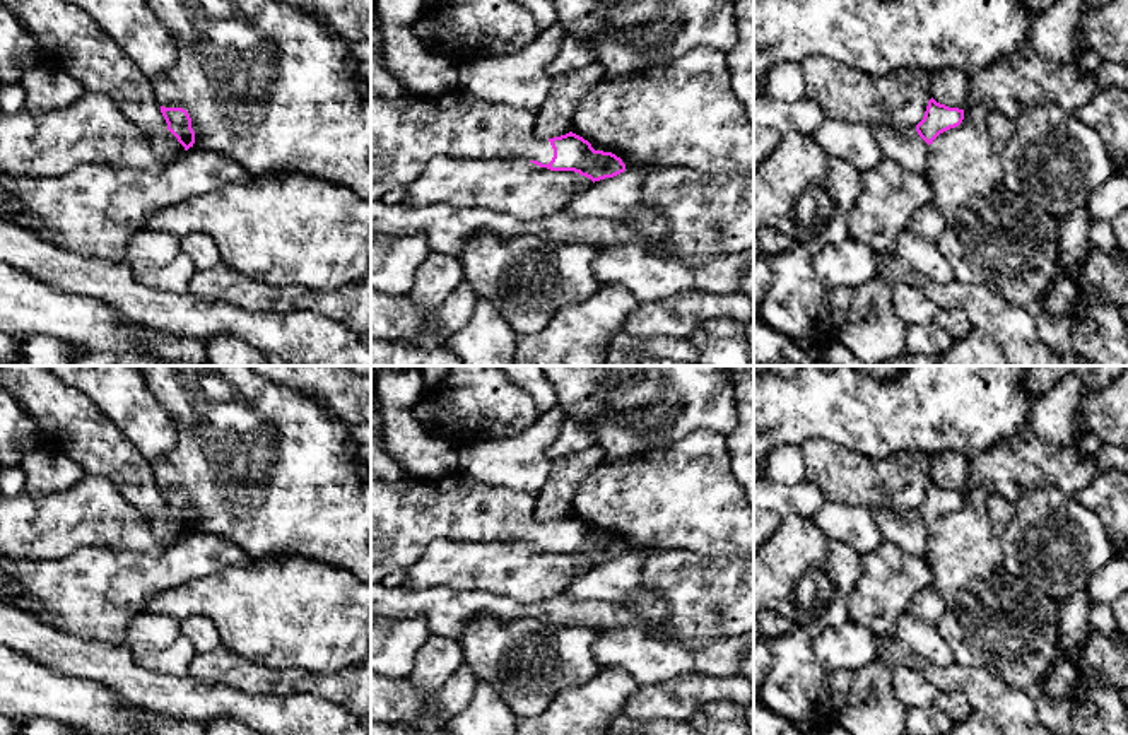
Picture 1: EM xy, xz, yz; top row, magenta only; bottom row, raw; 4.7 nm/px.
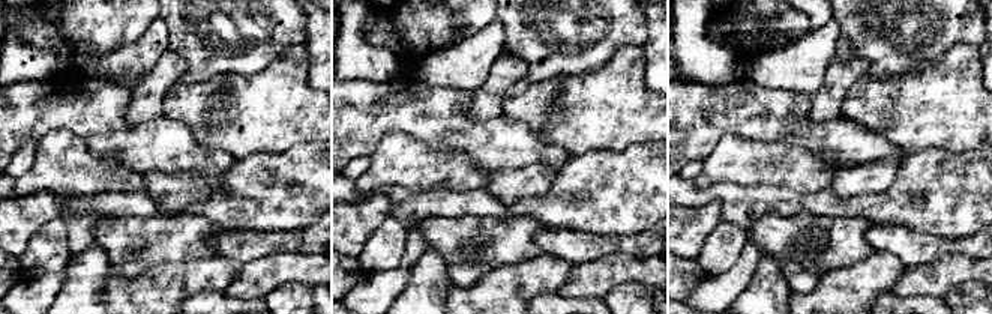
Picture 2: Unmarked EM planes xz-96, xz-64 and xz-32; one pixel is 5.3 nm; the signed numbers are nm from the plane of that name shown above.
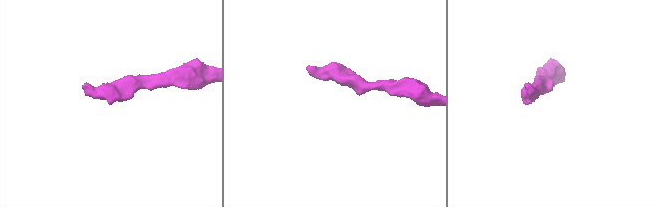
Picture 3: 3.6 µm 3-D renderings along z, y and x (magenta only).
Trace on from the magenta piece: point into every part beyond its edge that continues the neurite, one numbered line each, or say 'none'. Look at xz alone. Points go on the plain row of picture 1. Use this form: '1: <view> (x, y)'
1: xz (405, 517)

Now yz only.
1: yz (906, 530)

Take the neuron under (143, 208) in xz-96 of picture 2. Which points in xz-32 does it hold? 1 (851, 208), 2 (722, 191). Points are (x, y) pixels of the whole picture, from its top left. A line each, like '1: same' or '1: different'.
1: same
2: same

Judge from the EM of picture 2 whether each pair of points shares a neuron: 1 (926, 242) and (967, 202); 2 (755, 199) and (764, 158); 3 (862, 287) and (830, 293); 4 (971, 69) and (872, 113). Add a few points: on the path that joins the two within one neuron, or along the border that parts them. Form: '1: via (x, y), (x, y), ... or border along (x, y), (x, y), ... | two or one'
1: border along (901, 223), (935, 235), (970, 235) | two
2: border along (724, 182), (788, 187), (793, 191) | two
3: via (856, 293), (838, 293) | one
4: via (947, 92), (931, 108), (896, 108) | one

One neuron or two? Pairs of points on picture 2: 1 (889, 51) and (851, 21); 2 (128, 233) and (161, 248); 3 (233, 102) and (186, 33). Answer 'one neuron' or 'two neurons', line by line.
1: one neuron
2: one neuron
3: two neurons

